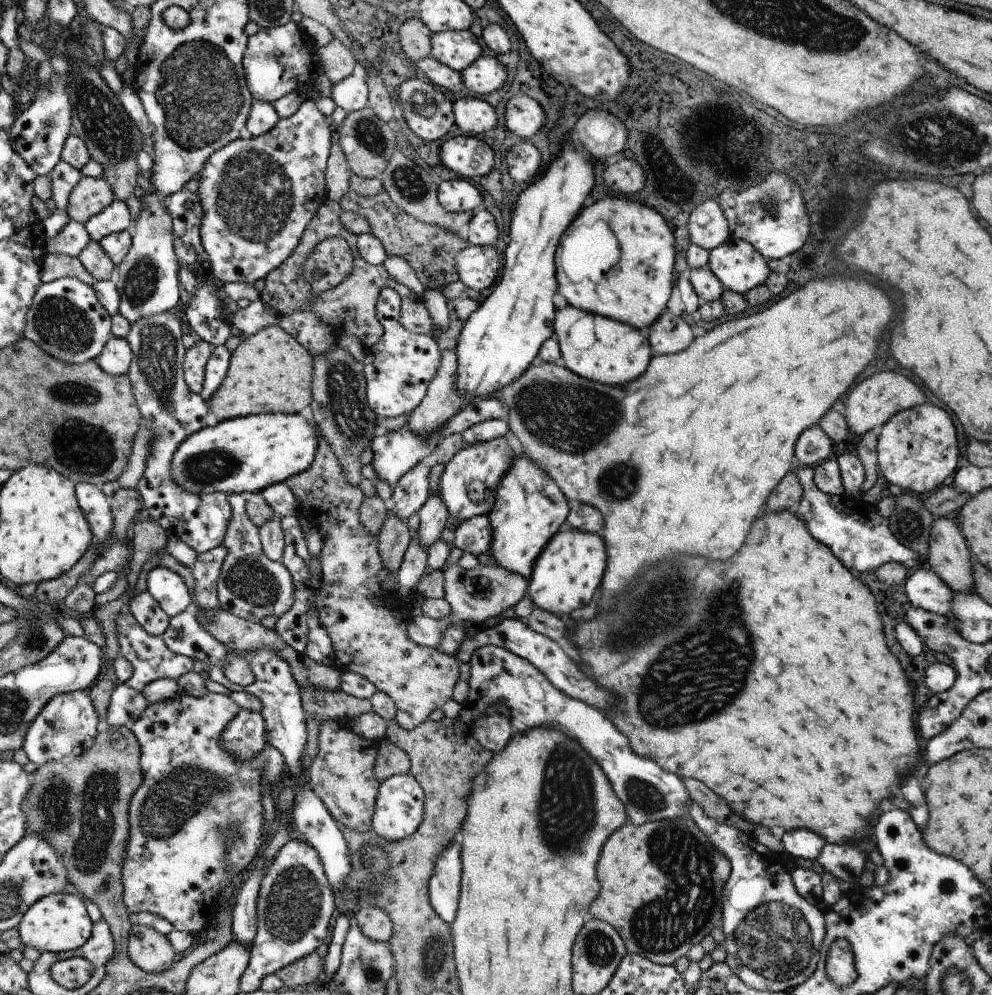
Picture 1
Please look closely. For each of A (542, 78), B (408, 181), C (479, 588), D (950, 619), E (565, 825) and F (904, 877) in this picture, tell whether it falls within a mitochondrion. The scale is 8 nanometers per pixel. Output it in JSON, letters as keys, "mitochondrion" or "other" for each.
{"A":"other","B":"mitochondrion","C":"other","D":"other","E":"mitochondrion","F":"other"}

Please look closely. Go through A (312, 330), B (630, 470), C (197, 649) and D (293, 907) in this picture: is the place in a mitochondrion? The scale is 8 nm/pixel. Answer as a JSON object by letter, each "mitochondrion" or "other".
{"A":"other","B":"mitochondrion","C":"other","D":"mitochondrion"}

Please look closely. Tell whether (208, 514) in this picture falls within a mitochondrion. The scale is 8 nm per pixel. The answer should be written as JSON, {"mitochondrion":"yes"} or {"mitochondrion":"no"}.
{"mitochondrion":"no"}

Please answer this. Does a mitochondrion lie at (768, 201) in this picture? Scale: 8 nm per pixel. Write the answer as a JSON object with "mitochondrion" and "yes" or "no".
{"mitochondrion":"yes"}

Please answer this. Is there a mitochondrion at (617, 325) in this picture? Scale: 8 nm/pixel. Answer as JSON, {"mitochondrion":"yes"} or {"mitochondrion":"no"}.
{"mitochondrion":"no"}

